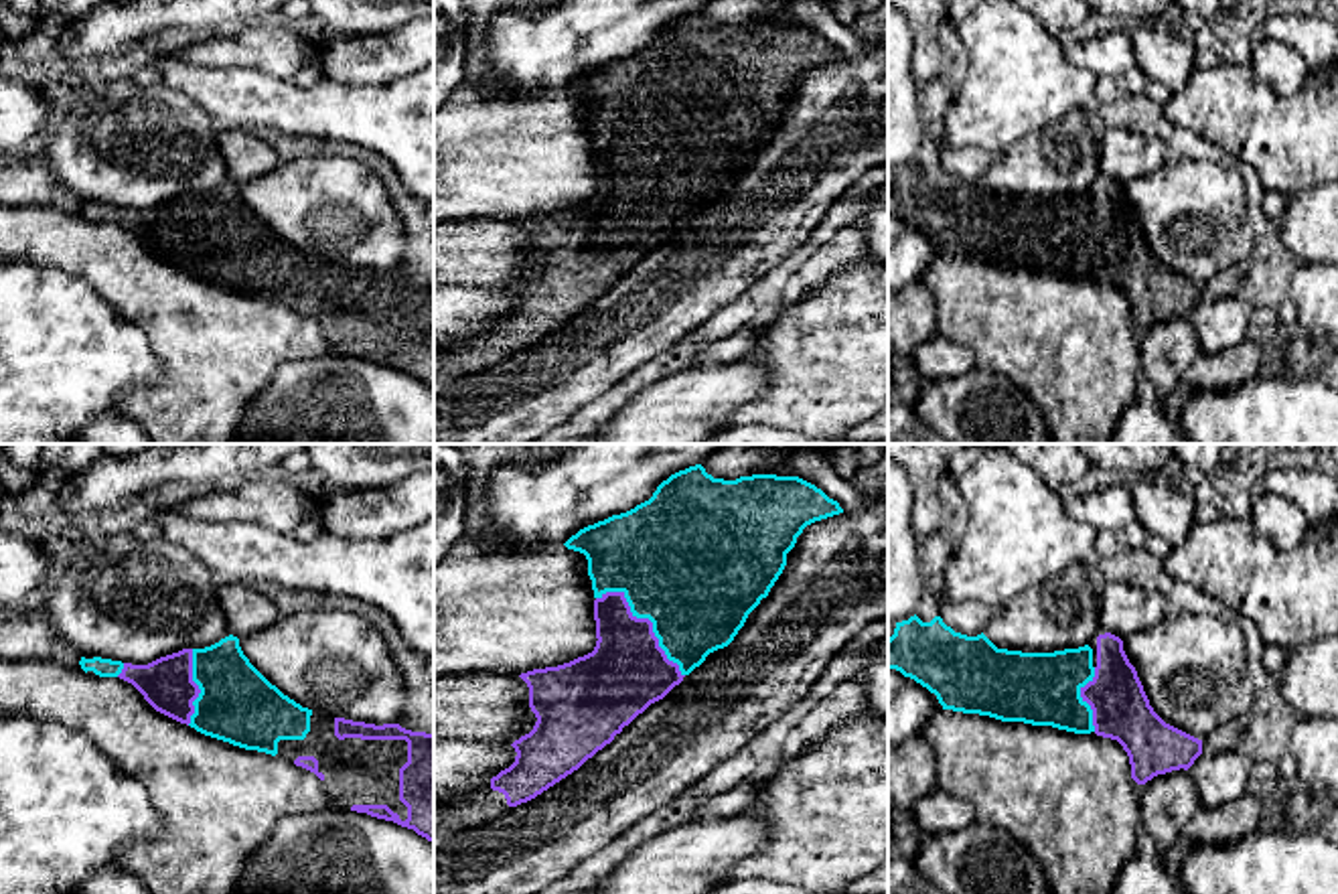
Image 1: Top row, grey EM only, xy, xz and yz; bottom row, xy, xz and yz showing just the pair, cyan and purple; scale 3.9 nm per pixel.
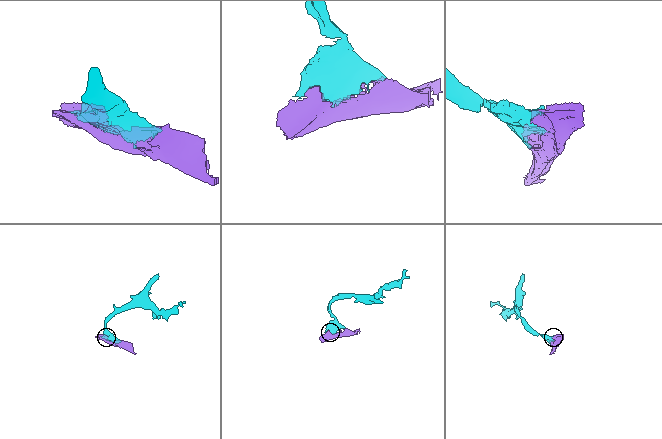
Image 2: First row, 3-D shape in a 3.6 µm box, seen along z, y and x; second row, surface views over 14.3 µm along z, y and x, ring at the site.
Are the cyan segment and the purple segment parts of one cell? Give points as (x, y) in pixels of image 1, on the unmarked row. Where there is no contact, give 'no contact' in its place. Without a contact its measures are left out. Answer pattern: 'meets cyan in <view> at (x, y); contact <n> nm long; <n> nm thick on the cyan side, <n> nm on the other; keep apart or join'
meets cyan in xz at (647, 163); contact 480 nm long; 500 nm thick on the cyan side, 320 nm on the other; join

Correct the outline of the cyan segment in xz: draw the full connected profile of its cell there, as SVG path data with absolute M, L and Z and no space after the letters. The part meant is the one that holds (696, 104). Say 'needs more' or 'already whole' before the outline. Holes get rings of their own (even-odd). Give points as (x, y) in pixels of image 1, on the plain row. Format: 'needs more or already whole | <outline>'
needs more | M695 10L663 26L649 47L572 81L564 91L588 105L588 122L596 144L596 193L570 209L519 221L529 233L529 253L537 268L529 280L511 290L517 298L515 308L493 322L487 332L470 343L434 351L434 393L535 345L610 290L624 272L651 249L663 245L710 199L734 187L748 160L768 142L783 120L787 99L795 93L803 75L839 59L843 55L837 47L799 22L752 20L724 26Z

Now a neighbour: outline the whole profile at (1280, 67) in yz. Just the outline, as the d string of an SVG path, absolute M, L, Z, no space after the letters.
M1263 39L1253 47L1249 67L1277 95L1299 91L1312 71L1295 49L1273 39Z

